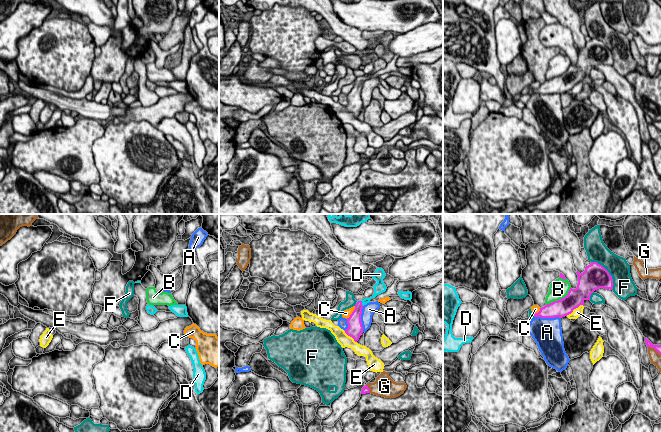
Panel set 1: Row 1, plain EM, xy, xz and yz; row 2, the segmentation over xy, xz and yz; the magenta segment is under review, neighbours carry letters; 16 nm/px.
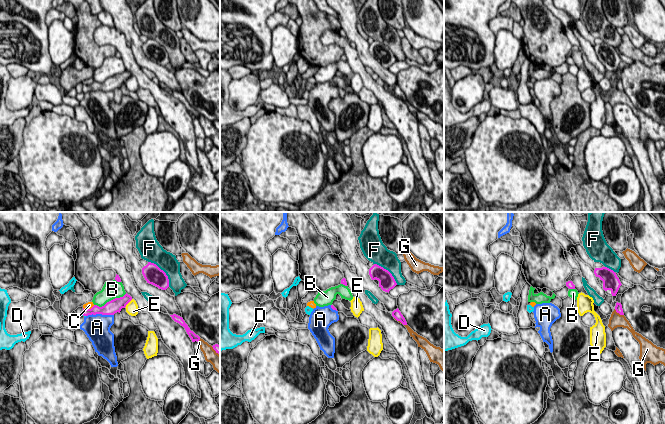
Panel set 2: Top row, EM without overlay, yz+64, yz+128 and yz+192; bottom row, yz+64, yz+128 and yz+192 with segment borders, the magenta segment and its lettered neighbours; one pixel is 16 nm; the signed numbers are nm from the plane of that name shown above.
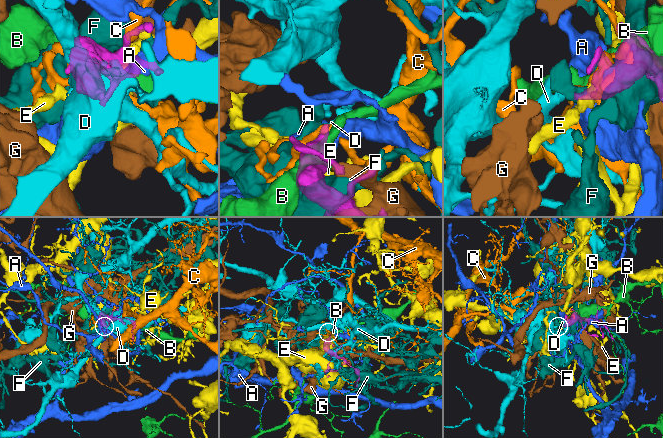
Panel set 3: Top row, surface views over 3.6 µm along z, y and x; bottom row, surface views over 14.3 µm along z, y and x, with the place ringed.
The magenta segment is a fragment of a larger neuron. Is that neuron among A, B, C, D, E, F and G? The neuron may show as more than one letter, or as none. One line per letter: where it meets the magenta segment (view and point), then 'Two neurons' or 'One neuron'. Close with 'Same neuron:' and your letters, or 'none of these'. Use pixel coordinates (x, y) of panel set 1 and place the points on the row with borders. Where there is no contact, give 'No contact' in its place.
A: Touches magenta at xz (360, 319). Two neurons
B: Touches magenta at yz (560, 299). Two neurons
C: Touches magenta at xz (352, 313). Two neurons
D: Touches magenta at xz (360, 301). One neuron
E: Touches magenta at yz (574, 308). Two neurons
F: Touches magenta at yz (608, 272). Two neurons
G: Touches magenta at yz (654, 348). Two neurons
Same neuron: D

